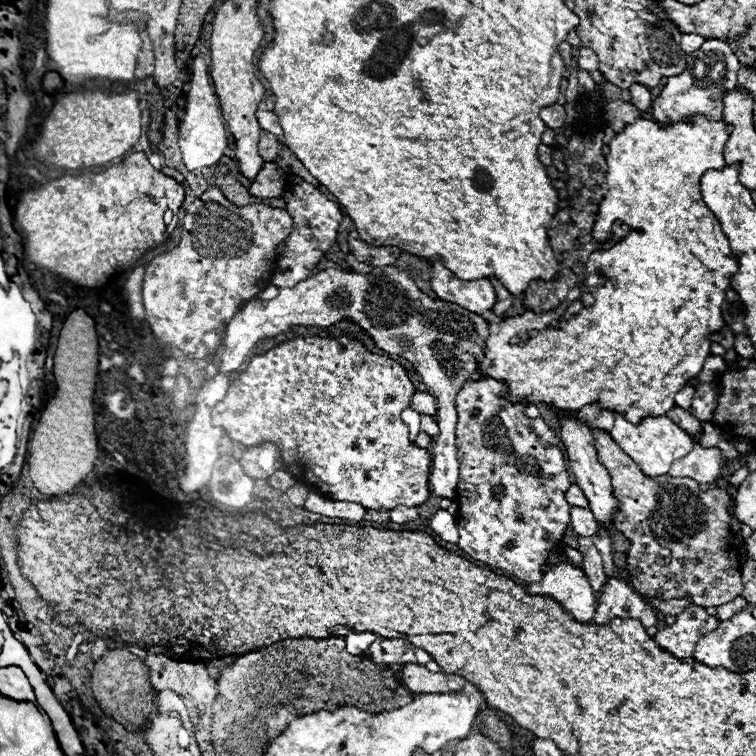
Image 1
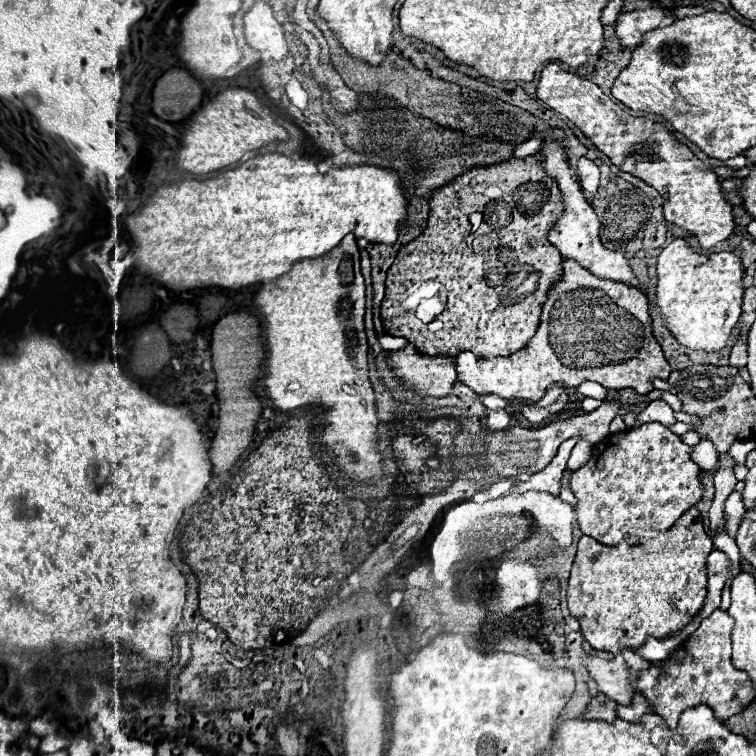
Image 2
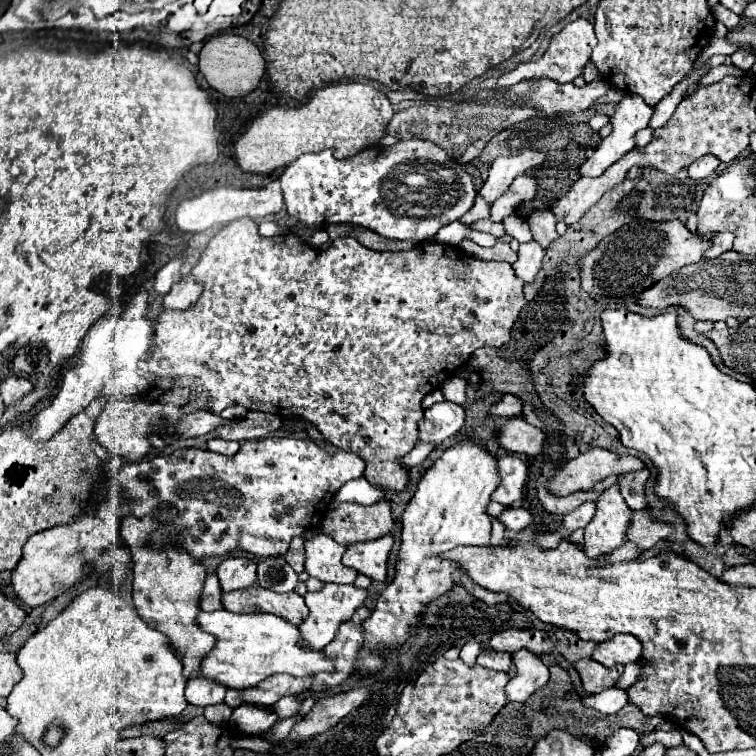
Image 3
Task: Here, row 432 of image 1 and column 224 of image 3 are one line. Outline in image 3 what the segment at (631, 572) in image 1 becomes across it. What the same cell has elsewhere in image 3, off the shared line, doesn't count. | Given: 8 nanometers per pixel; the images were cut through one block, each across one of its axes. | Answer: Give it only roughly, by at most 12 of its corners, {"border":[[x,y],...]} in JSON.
{"border":[[258,584],[222,594],[224,610],[268,612],[290,624],[308,616],[296,592],[276,594]]}

